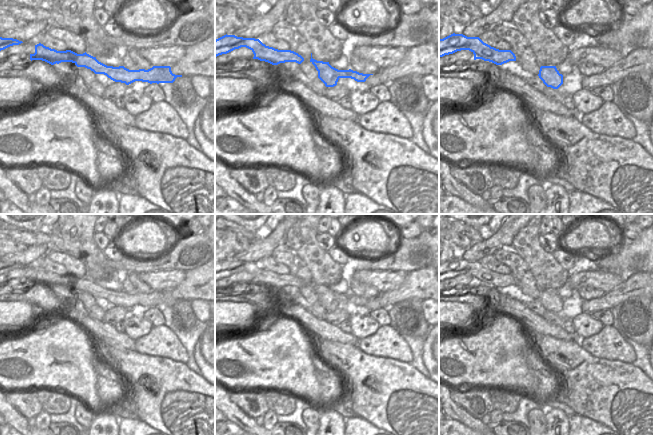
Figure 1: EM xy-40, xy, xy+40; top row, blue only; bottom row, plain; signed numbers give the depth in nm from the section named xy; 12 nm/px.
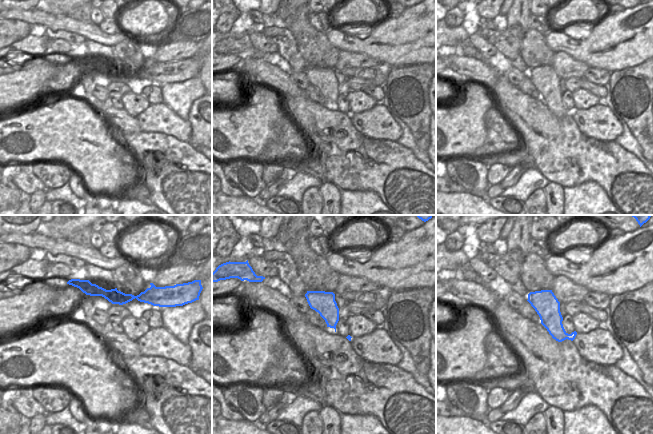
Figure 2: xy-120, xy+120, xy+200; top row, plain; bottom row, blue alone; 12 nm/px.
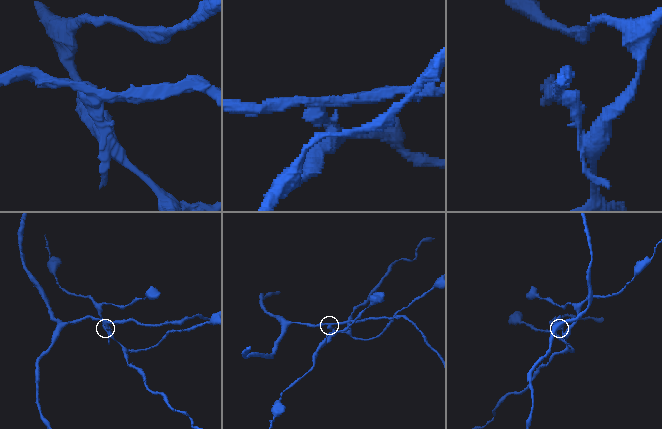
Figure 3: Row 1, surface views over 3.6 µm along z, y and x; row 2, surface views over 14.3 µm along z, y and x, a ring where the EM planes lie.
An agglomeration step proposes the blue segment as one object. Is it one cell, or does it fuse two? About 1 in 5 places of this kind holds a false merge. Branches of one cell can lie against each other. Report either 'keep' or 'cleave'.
cleave

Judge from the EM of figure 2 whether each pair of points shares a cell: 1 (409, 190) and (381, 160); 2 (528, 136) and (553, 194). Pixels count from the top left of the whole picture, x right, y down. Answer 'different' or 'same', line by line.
1: same
2: different

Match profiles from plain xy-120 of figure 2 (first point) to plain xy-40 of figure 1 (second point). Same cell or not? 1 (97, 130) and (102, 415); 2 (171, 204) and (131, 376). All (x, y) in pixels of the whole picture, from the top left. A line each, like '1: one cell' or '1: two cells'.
1: two cells
2: one cell

